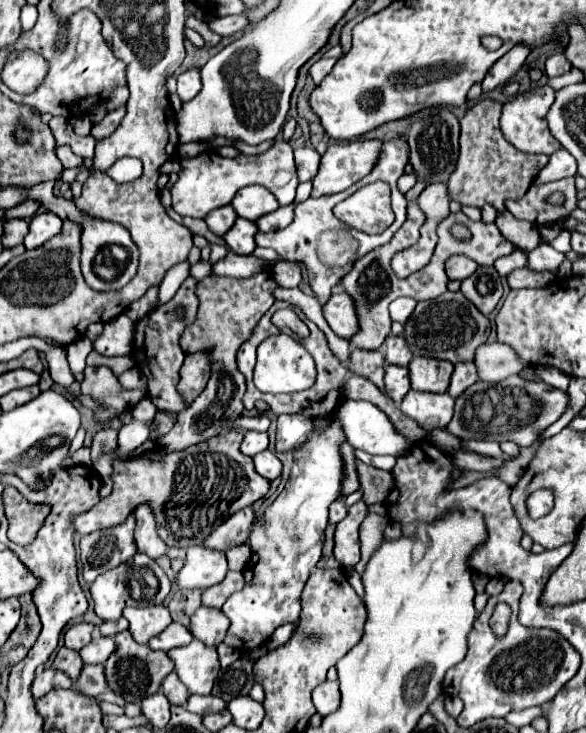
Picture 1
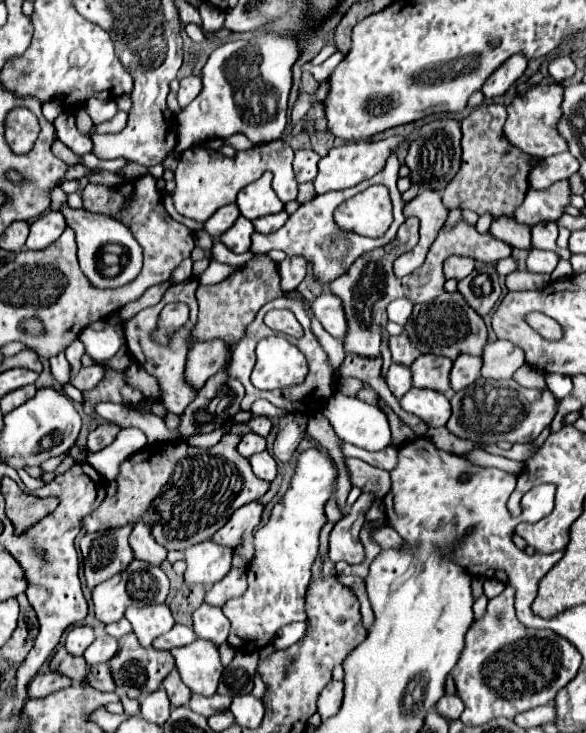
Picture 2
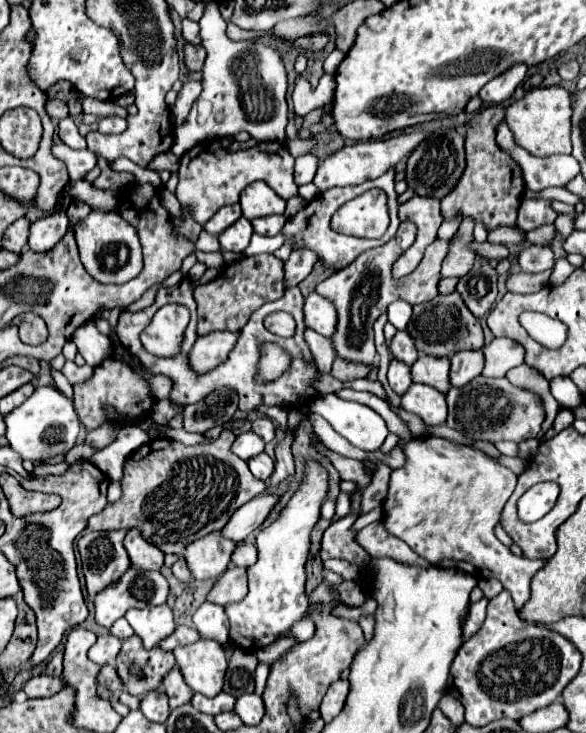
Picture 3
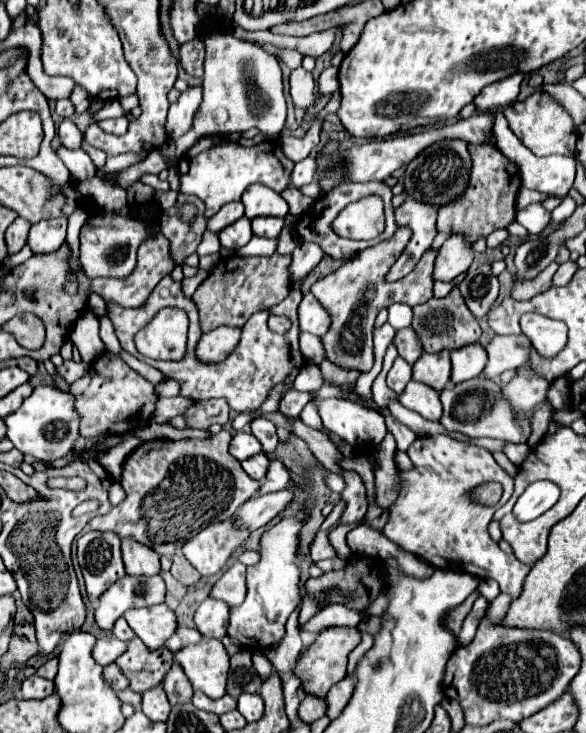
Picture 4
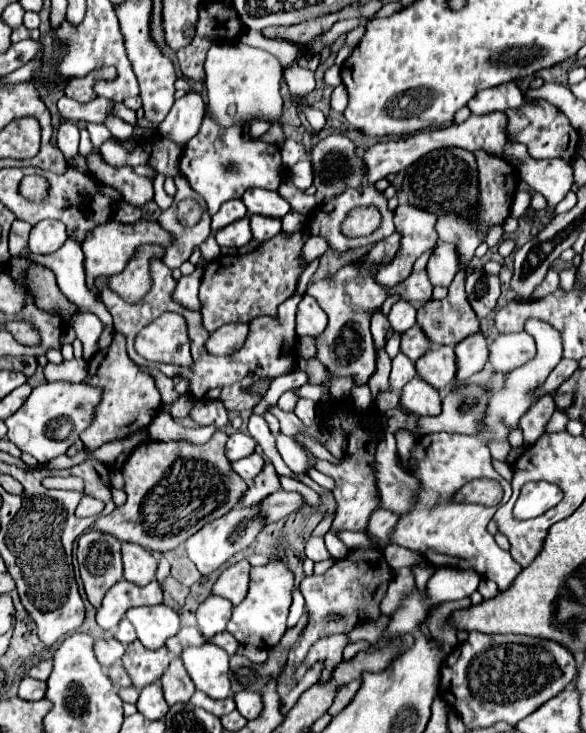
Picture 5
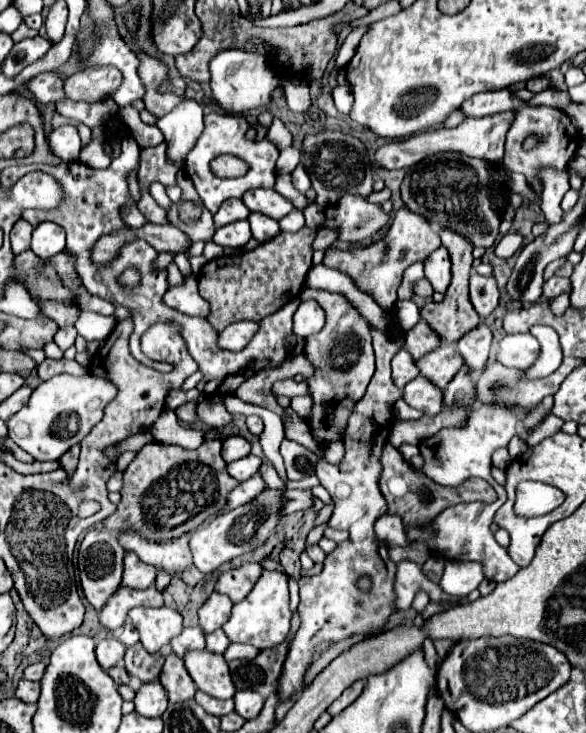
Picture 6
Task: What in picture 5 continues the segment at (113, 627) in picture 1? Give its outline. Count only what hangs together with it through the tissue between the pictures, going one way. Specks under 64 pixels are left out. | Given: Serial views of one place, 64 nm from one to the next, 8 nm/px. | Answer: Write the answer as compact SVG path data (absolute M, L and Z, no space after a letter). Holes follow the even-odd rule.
M126 618L120 620L118 630L116 630L116 638L118 638L122 644L130 644L130 642L136 640L136 630L132 628L132 624L130 624Z

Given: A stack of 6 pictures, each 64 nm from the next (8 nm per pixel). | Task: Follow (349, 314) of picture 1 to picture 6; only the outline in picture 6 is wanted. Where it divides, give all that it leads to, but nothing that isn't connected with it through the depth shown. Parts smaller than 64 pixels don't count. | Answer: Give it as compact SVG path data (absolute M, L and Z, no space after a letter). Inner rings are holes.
M302 300L294 314L294 334L308 338L324 328L324 310L316 300Z

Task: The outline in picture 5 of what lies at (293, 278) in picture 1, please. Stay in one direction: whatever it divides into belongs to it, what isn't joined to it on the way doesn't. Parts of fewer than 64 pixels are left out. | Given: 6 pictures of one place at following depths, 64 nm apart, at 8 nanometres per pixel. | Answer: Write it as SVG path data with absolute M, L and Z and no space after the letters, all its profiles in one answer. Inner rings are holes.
M320 236L308 238L308 240L304 242L302 252L300 252L300 262L302 262L304 268L306 268L306 266L310 266L314 260L318 260L326 250L328 250L328 244L326 244L324 238L320 238Z

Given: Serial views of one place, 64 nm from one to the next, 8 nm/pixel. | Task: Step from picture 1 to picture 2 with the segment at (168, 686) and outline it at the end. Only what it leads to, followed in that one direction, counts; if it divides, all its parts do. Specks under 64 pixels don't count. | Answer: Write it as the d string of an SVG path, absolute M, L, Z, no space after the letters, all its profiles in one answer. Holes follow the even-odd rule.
M172 670L172 672L170 672L170 676L166 676L166 678L164 678L164 684L162 684L162 686L164 686L164 690L166 690L168 698L170 698L172 708L188 704L190 696L192 696L192 692L188 692L188 688L184 688L184 682L180 680L180 674L178 674L176 670Z

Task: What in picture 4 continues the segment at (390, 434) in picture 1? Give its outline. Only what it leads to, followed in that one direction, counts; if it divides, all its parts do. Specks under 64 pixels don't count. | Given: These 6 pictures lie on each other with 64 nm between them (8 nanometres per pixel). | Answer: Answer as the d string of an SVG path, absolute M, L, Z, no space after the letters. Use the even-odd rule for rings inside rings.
M312 398L324 424L352 446L378 446L388 434L384 418L362 404L338 398Z

